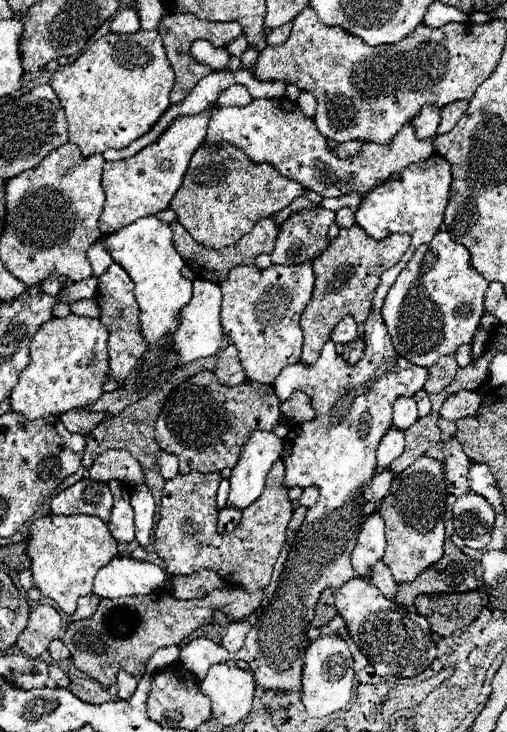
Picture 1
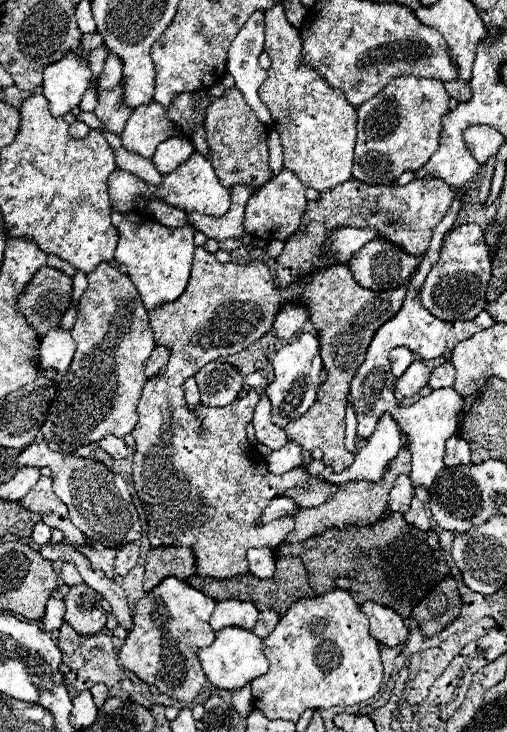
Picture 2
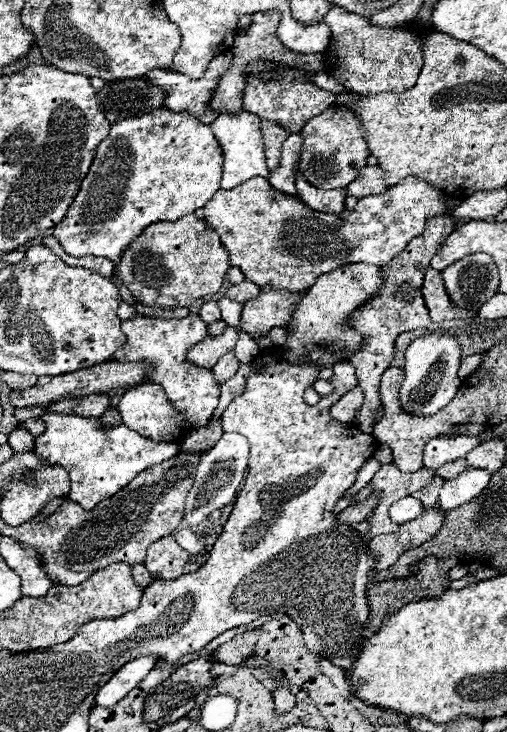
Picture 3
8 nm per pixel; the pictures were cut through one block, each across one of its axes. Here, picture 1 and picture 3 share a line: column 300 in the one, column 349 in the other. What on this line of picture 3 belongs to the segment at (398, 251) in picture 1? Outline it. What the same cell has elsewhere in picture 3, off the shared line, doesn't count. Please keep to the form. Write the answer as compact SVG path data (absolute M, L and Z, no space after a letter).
M450 212L428 218L424 234L412 238L410 244L394 260L390 260L390 264L380 266L380 272L382 272L382 278L384 278L384 286L364 306L356 308L356 312L350 314L350 320L348 320L350 328L364 338L364 346L360 350L352 352L352 356L348 358L352 362L352 366L356 368L358 386L366 394L366 400L364 400L362 408L360 408L358 416L354 418L354 424L362 432L370 434L372 428L374 428L372 412L380 404L378 386L380 386L382 372L394 360L394 342L396 342L396 338L402 332L426 330L430 326L430 316L428 316L428 310L426 310L424 300L422 300L422 278L424 278L424 272L430 266L430 258L440 250L440 246L444 244L444 240L448 238L448 234L454 228L456 228L456 220L452 218Z

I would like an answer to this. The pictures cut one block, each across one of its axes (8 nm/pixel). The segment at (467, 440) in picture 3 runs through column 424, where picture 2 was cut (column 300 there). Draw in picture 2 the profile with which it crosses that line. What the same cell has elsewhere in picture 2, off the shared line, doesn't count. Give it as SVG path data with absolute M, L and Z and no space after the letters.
M288 442L284 448L280 450L274 450L268 458L268 470L272 474L284 474L292 468L302 468L304 464L304 456L302 456L302 448L300 444L294 444L294 442Z

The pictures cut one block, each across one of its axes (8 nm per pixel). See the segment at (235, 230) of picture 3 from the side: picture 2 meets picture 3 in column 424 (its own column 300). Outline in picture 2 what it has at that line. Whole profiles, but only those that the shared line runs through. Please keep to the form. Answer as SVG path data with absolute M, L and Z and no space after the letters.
M282 170L278 176L274 176L268 184L264 184L262 188L258 188L252 198L246 202L246 214L244 214L244 230L248 234L256 234L256 236L264 236L268 240L290 240L302 224L308 200L304 196L306 188L302 186L302 182L296 178L294 172L290 170Z

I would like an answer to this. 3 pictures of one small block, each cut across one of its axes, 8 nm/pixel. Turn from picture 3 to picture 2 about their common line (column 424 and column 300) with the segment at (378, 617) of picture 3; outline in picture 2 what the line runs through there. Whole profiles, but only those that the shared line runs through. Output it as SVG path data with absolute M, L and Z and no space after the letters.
M278 556L276 558L276 570L272 578L260 580L256 576L252 576L250 572L244 576L234 576L234 578L226 578L226 580L216 580L216 578L208 578L208 576L190 576L186 578L186 584L192 584L196 590L204 592L206 596L214 598L216 602L220 600L250 600L256 604L256 608L262 612L266 608L276 610L280 616L284 616L284 612L300 598L304 596L314 596L314 590L308 582L308 572L304 568L302 558L298 556Z

